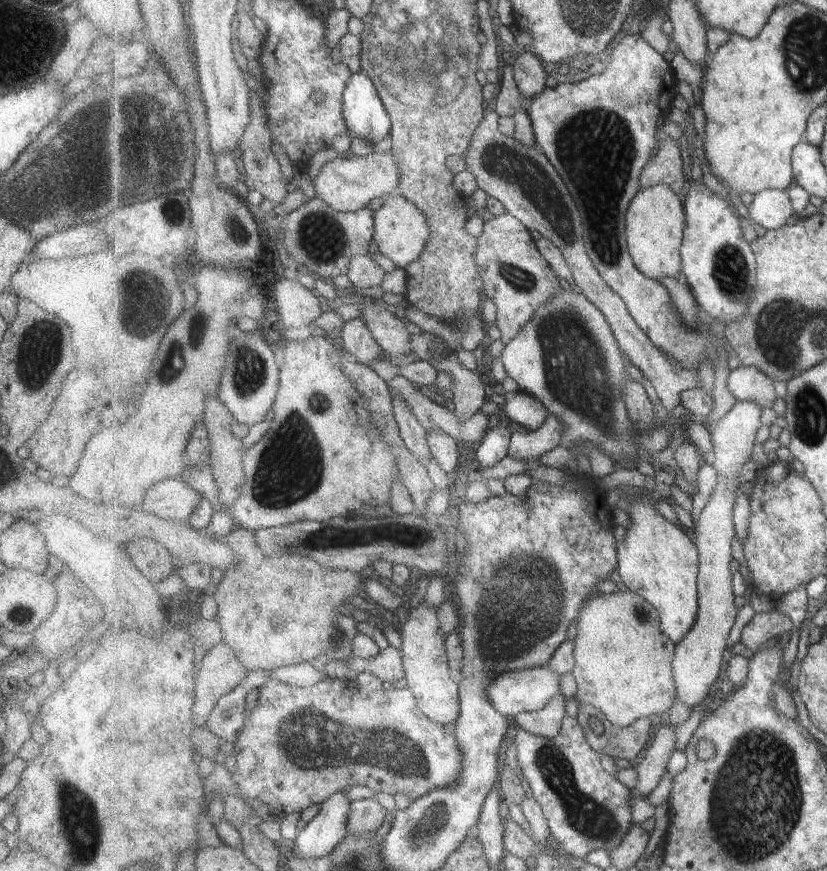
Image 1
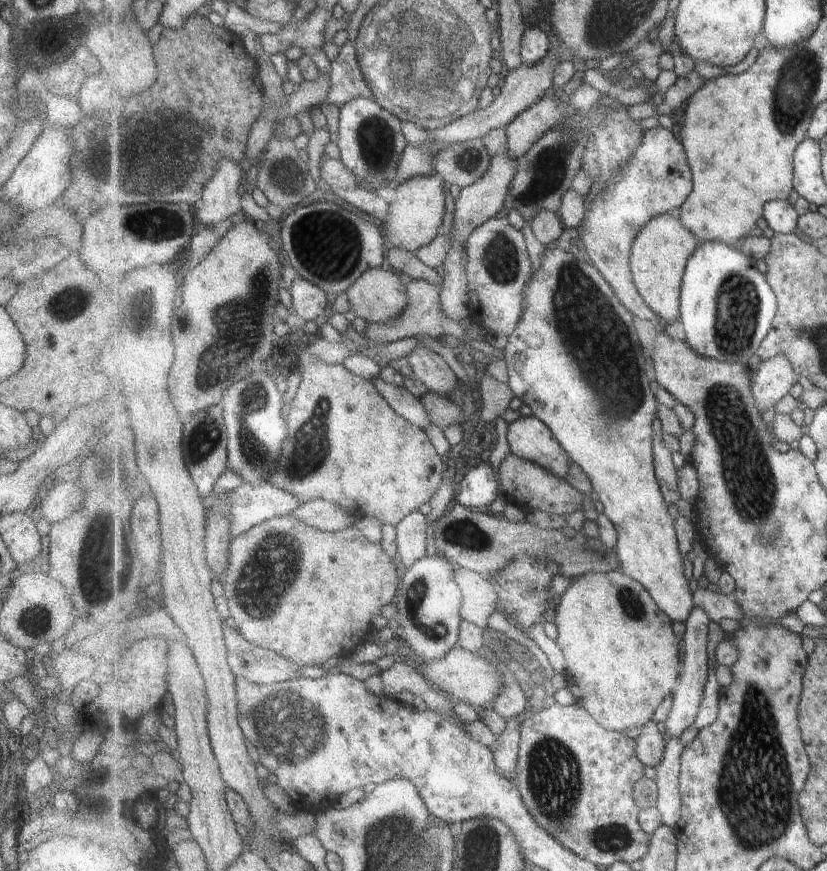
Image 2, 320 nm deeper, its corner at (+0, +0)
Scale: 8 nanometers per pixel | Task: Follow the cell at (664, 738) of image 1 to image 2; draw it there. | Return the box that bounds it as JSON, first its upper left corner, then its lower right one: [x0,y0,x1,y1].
[662,606,712,736]

